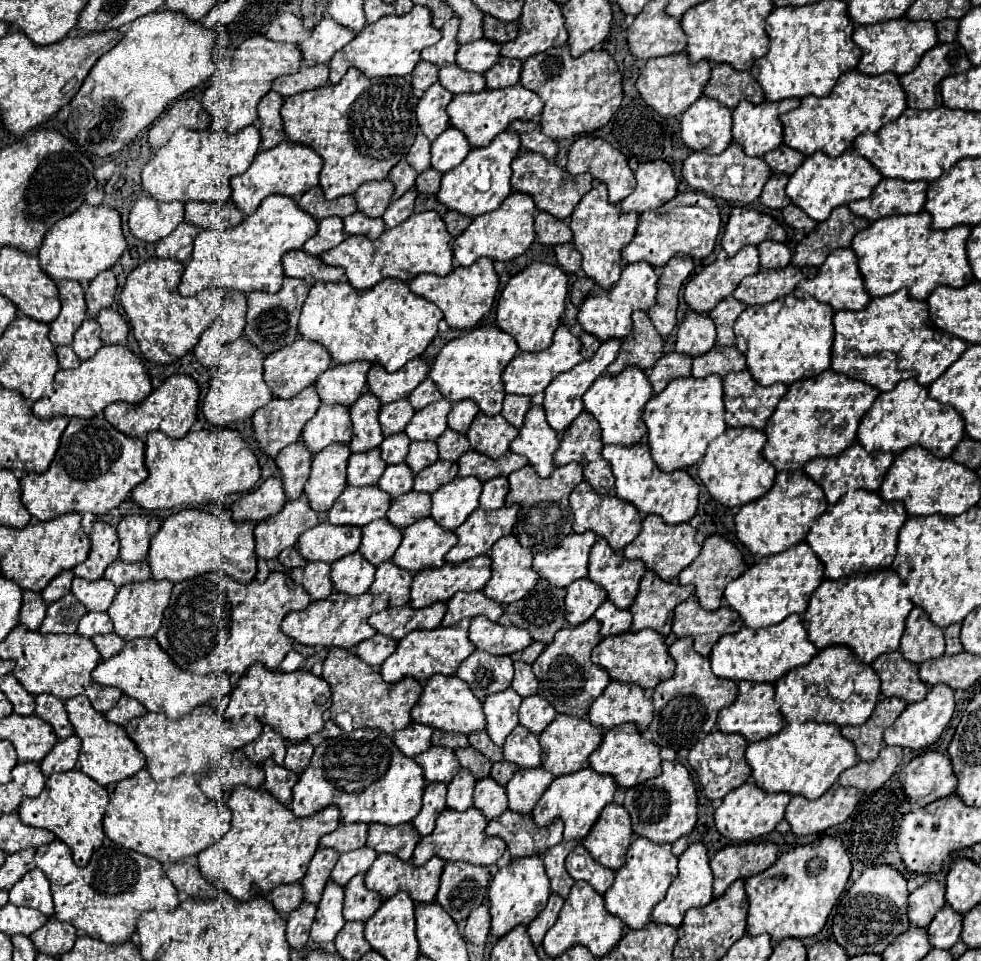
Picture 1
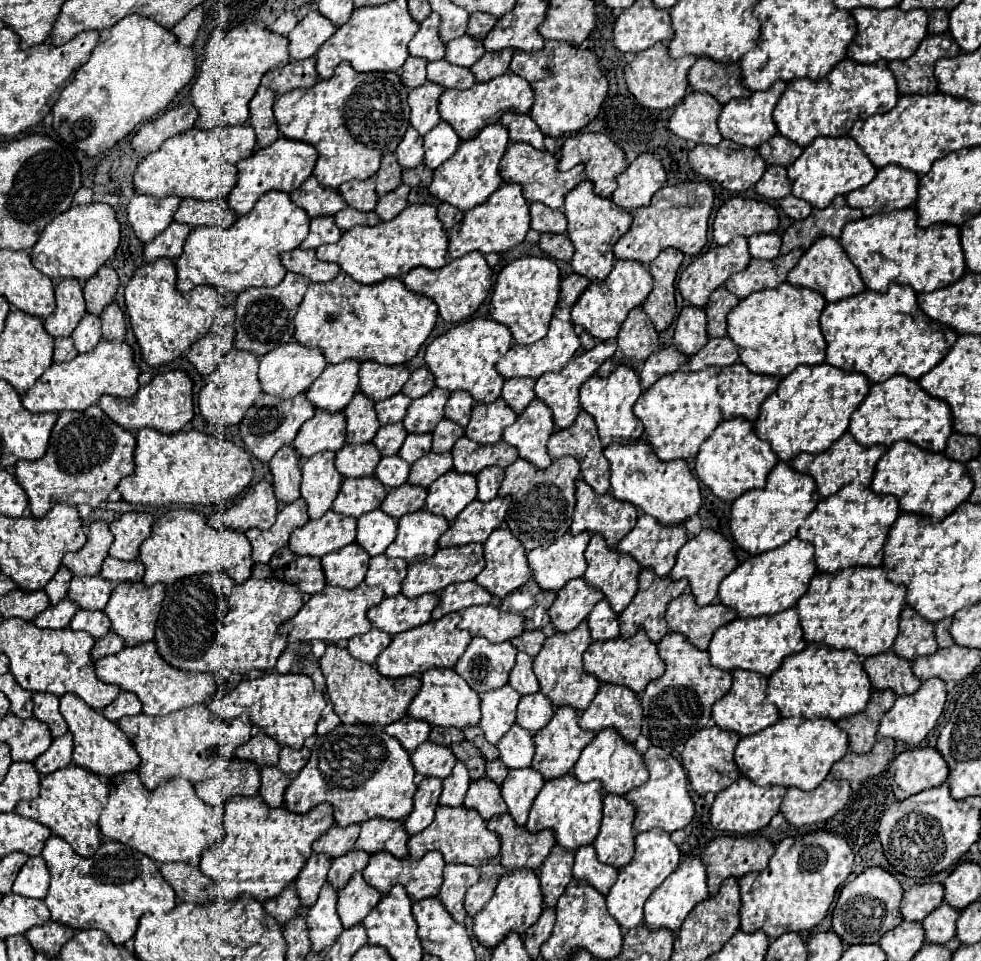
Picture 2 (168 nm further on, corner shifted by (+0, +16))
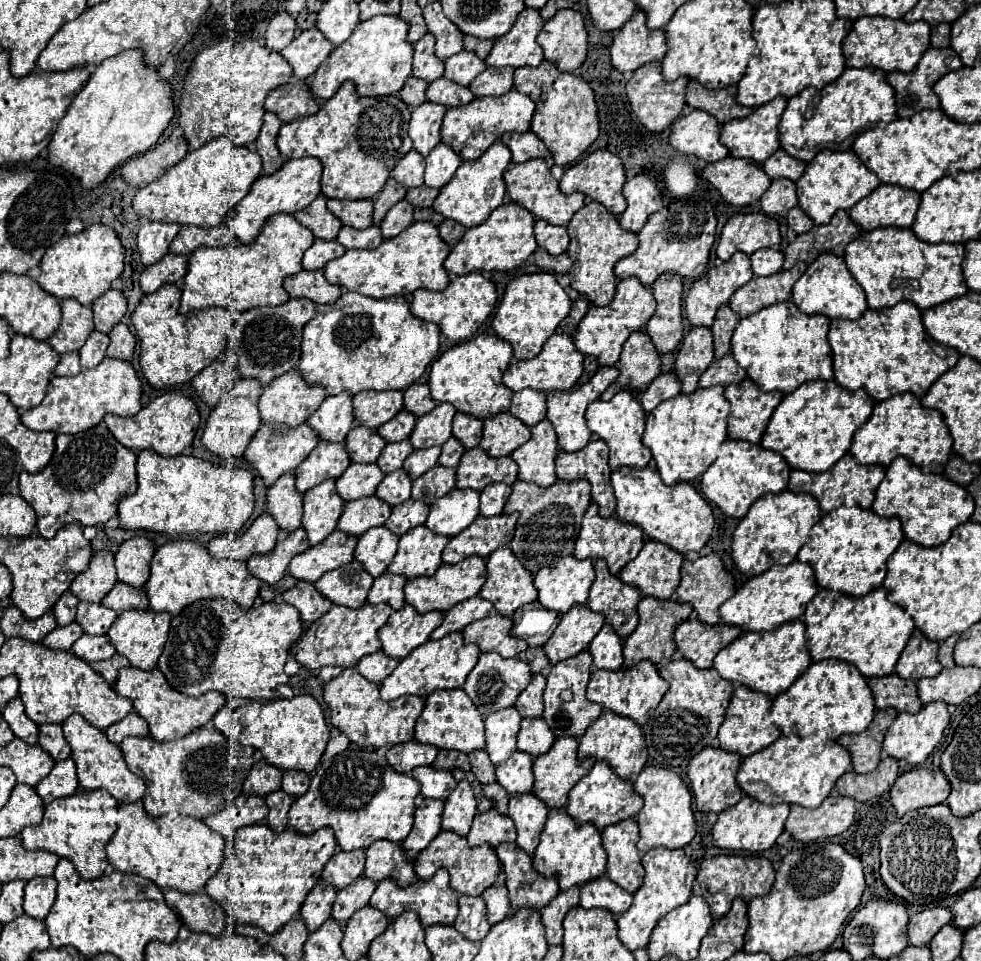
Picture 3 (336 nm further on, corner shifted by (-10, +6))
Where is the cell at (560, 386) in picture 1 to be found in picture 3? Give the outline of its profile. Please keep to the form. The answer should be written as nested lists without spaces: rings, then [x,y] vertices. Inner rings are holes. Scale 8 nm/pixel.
[[[598,366],[596,374],[590,378],[590,382],[586,384],[578,384],[570,390],[552,390],[548,392],[548,414],[546,418],[552,422],[556,434],[558,434],[558,444],[562,450],[566,452],[576,452],[580,448],[584,448],[588,442],[590,442],[590,436],[592,432],[588,430],[588,424],[586,424],[586,406],[596,400],[614,380],[618,378],[618,368],[614,366]]]

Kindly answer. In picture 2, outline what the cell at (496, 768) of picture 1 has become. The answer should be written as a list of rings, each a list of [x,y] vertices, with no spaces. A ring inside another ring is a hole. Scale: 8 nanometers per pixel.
[[[492,760],[492,762],[486,762],[486,778],[490,778],[492,782],[496,782],[498,786],[504,782],[508,774],[508,768],[500,762],[500,760]]]

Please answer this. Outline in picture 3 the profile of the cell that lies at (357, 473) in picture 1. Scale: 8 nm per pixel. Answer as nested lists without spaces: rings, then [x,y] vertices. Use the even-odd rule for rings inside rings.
[[[350,464],[346,472],[336,480],[338,494],[342,500],[356,500],[372,496],[384,478],[384,472],[376,464]]]

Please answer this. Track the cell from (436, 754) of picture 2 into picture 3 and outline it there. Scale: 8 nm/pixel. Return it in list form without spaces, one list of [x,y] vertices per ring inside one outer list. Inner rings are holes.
[[[420,766],[412,770],[412,776],[420,782],[420,794],[426,798],[446,800],[456,788],[456,780],[450,770],[436,770],[434,766]]]

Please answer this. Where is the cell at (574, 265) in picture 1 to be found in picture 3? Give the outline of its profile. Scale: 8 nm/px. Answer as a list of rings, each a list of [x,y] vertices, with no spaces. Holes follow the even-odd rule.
[[[536,248],[534,258],[536,258],[536,266],[540,266],[548,272],[554,272],[554,274],[568,274],[574,264],[566,252],[560,256],[552,256],[544,248]]]

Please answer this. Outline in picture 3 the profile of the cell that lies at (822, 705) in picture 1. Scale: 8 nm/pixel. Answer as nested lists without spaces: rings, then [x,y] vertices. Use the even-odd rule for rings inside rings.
[[[842,660],[812,662],[810,668],[772,702],[772,720],[782,734],[826,736],[838,740],[842,734],[862,732],[874,718],[874,696],[860,670]]]

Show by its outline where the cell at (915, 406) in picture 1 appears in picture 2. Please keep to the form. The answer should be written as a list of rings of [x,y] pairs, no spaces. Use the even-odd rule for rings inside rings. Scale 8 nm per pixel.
[[[900,374],[882,384],[872,384],[868,396],[850,416],[848,432],[854,440],[858,440],[858,444],[864,446],[892,446],[898,440],[906,440],[922,450],[942,452],[948,436],[952,434],[952,414],[950,406],[938,398],[932,398],[928,392],[922,392],[918,382]]]

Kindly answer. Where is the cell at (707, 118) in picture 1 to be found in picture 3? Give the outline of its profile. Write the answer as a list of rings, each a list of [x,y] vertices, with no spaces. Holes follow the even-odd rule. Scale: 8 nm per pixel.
[[[692,110],[690,114],[680,116],[672,124],[670,144],[674,150],[694,154],[706,162],[716,162],[728,156],[728,148],[720,142],[718,120],[704,110]]]

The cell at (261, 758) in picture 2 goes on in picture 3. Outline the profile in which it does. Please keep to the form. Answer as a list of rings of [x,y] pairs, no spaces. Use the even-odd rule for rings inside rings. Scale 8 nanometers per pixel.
[[[262,758],[248,772],[242,792],[244,794],[266,796],[266,794],[270,794],[274,790],[280,790],[280,780],[282,780],[282,770],[272,766],[270,762],[264,762],[264,758]]]

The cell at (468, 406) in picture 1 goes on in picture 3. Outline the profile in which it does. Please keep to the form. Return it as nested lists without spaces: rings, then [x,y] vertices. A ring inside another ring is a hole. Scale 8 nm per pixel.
[[[456,412],[452,432],[464,444],[464,448],[474,448],[482,438],[482,420],[464,412]]]

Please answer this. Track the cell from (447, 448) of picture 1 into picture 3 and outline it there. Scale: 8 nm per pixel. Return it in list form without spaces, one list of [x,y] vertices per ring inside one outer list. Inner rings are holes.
[[[452,436],[450,440],[446,440],[446,442],[442,444],[442,454],[440,454],[440,458],[438,458],[438,464],[456,468],[458,462],[460,462],[460,458],[462,458],[462,454],[464,454],[464,446],[460,444],[458,438]]]

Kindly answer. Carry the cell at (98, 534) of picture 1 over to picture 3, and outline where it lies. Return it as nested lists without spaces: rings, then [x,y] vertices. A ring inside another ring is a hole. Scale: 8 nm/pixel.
[[[100,550],[92,556],[90,568],[78,574],[70,586],[70,590],[86,602],[100,602],[116,584],[116,568],[114,554],[110,550]]]

